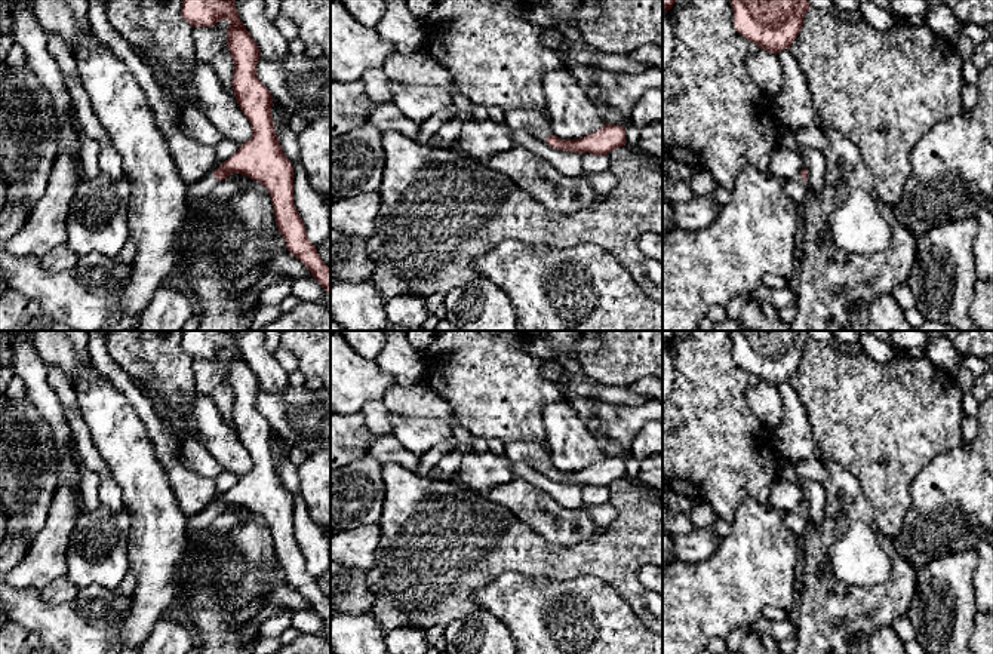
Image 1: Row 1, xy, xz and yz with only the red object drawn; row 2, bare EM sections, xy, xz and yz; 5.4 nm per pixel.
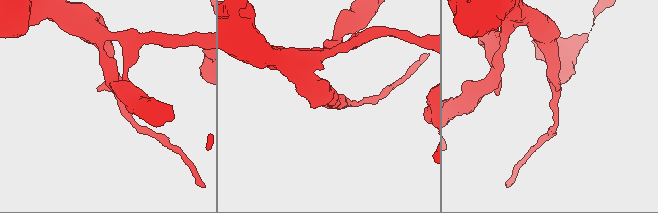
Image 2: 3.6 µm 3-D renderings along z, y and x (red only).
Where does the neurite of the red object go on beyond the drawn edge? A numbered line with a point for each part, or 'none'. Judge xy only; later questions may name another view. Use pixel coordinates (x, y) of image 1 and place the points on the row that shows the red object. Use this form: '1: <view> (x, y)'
1: xy (196, 192)

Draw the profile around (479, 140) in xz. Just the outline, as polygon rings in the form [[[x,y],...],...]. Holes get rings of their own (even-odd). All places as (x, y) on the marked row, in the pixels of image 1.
[[[492,120],[462,122],[462,129],[456,141],[461,151],[476,160],[486,160],[501,151],[516,147],[511,129]]]

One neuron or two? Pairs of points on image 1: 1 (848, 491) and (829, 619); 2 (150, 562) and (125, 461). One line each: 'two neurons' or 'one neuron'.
1: one neuron
2: one neuron

